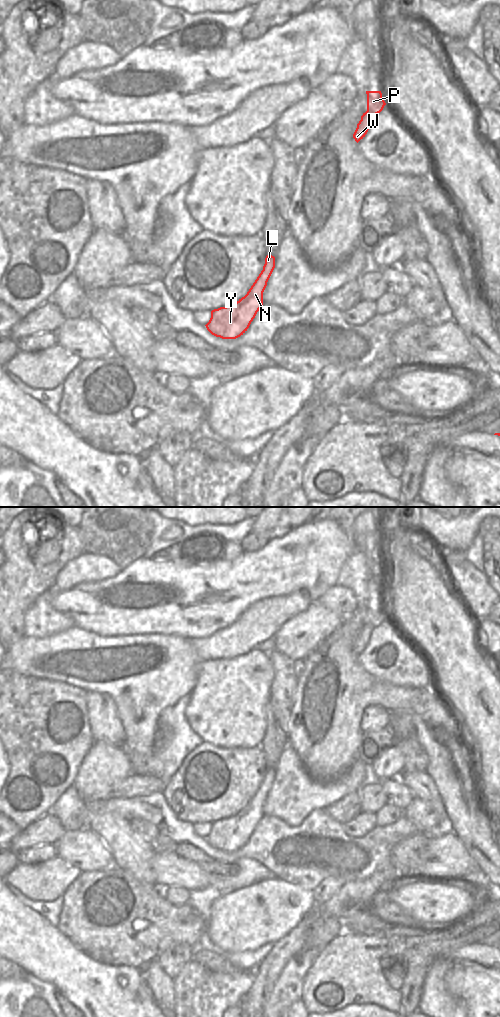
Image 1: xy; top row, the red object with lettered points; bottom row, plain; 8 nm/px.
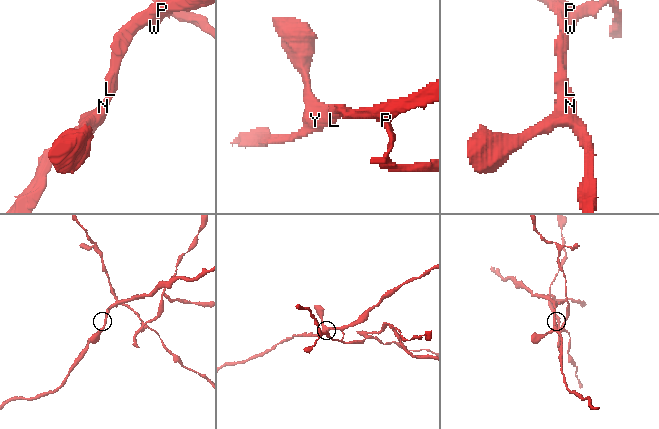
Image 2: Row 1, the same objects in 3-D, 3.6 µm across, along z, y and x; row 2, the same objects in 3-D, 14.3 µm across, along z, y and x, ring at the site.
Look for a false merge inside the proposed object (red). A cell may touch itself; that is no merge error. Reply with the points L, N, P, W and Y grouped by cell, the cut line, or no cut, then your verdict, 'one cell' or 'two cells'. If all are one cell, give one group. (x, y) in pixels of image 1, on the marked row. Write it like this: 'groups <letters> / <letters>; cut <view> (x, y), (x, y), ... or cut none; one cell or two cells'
groups L N P Y / W; cut xy (367, 110), (375, 114); two cells

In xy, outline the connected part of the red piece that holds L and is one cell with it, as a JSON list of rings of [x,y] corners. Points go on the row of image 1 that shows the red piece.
[[[267,255],[263,270],[247,294],[232,305],[211,311],[211,318],[205,325],[207,330],[222,339],[236,339],[243,335],[263,306],[263,292],[274,268],[275,257]]]

